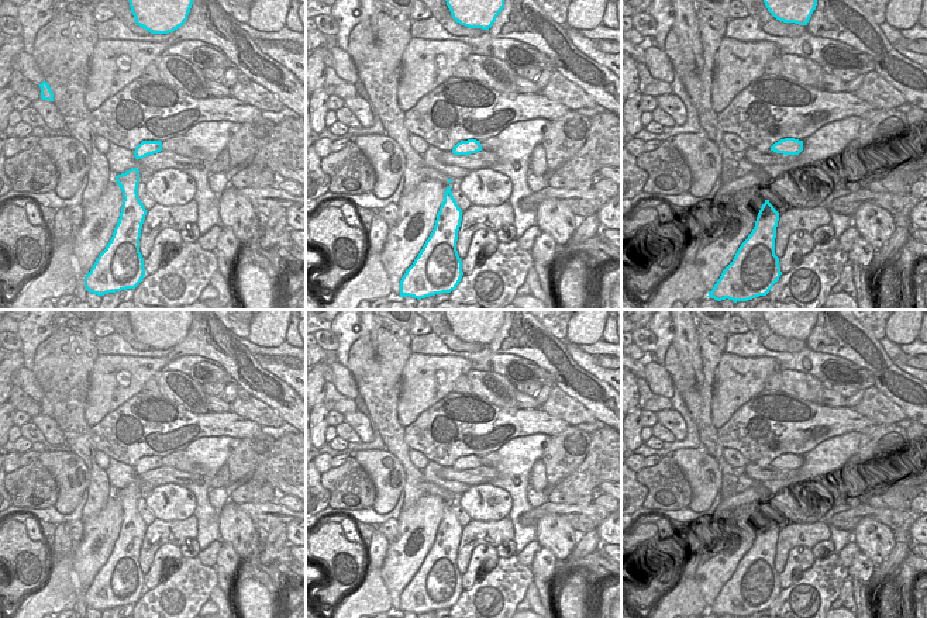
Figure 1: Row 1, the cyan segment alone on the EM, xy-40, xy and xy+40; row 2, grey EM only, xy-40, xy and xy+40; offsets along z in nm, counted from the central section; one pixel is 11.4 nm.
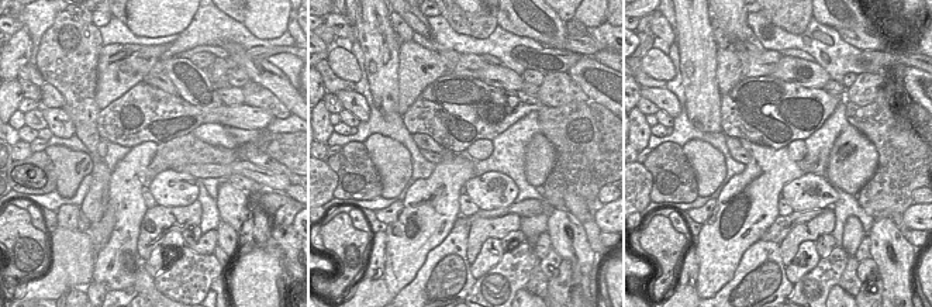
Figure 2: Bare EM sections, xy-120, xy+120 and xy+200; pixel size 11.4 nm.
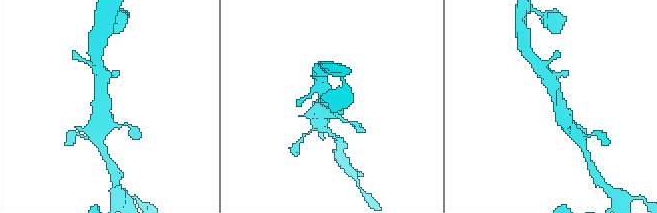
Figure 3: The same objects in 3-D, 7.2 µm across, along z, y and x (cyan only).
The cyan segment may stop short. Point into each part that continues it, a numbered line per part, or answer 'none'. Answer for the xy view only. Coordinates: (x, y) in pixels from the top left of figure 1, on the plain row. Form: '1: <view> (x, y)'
none.

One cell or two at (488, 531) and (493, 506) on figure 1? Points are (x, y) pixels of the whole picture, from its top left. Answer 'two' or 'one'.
two

